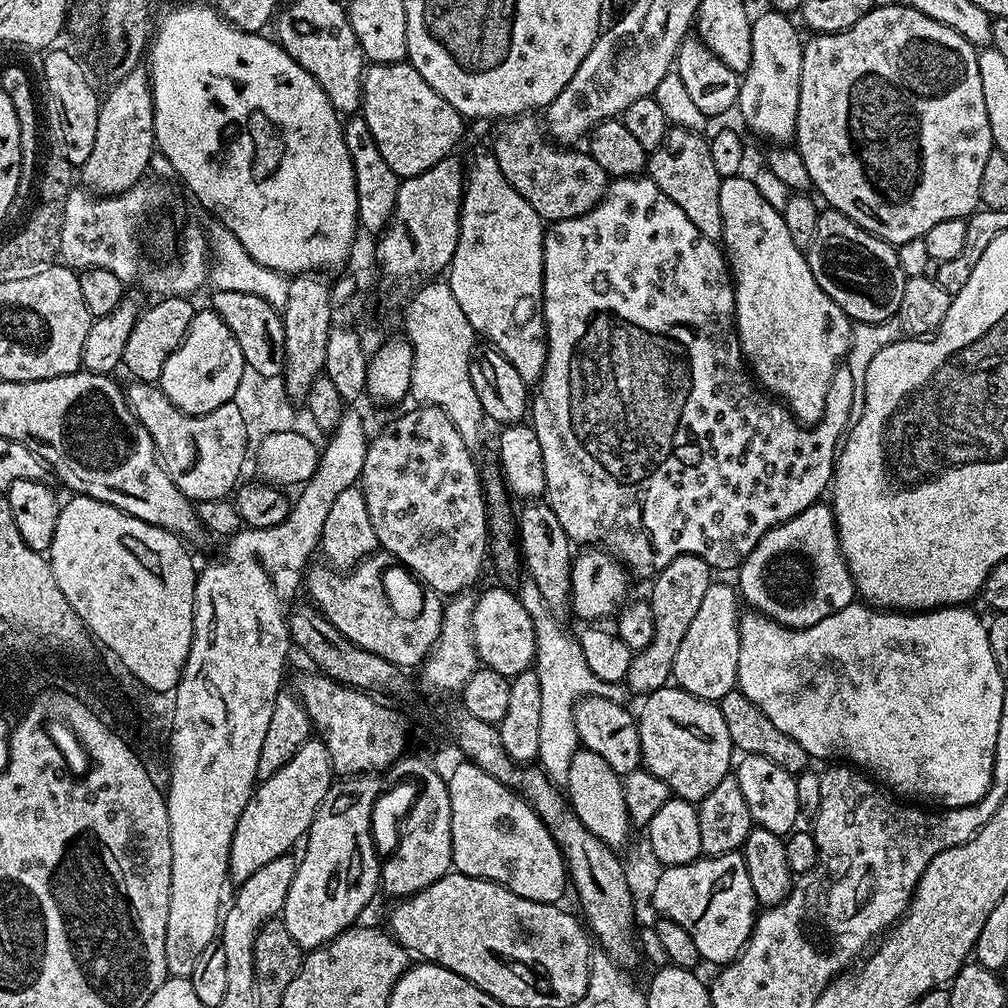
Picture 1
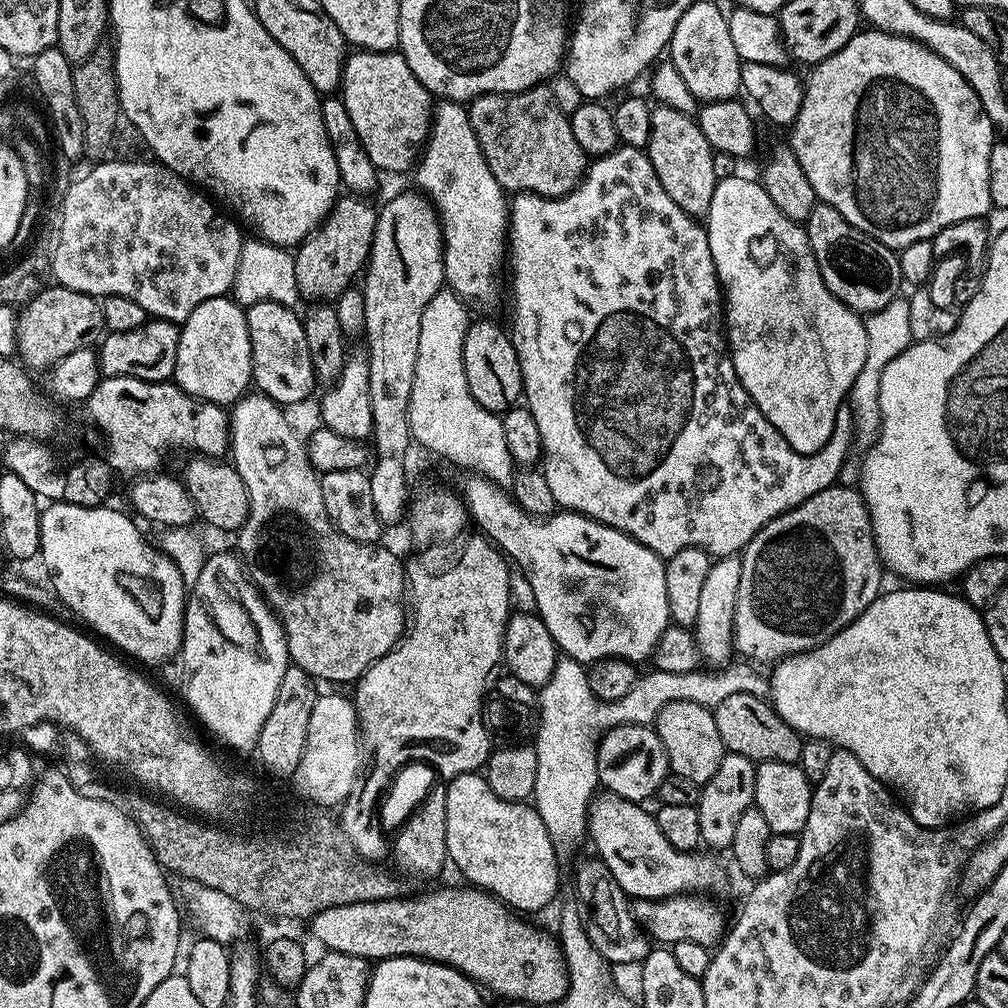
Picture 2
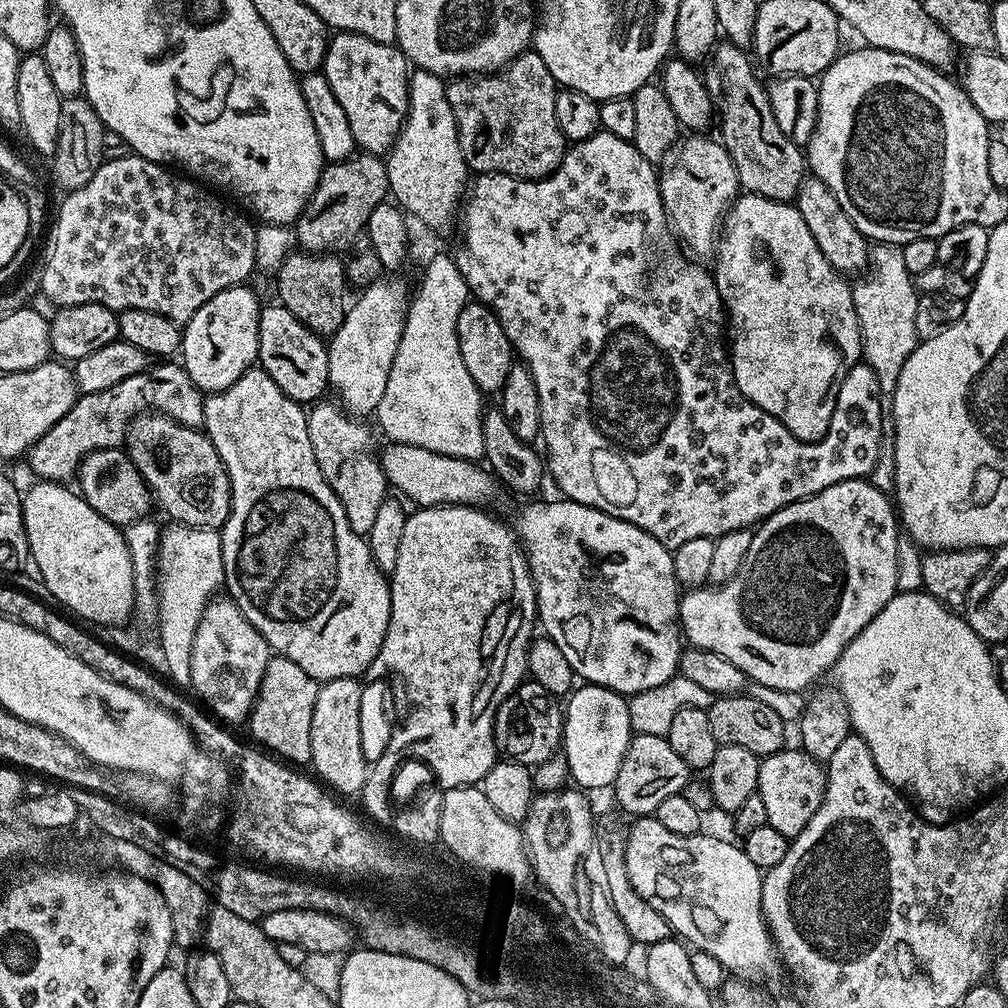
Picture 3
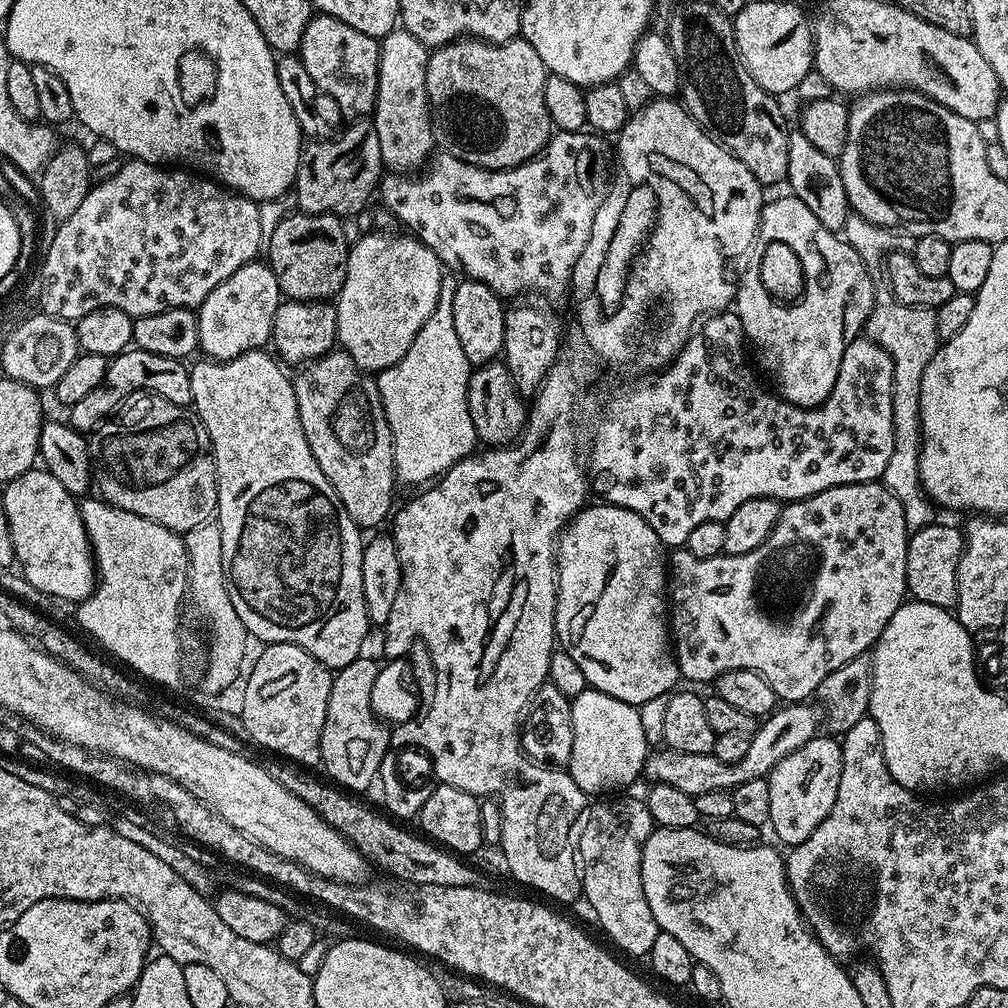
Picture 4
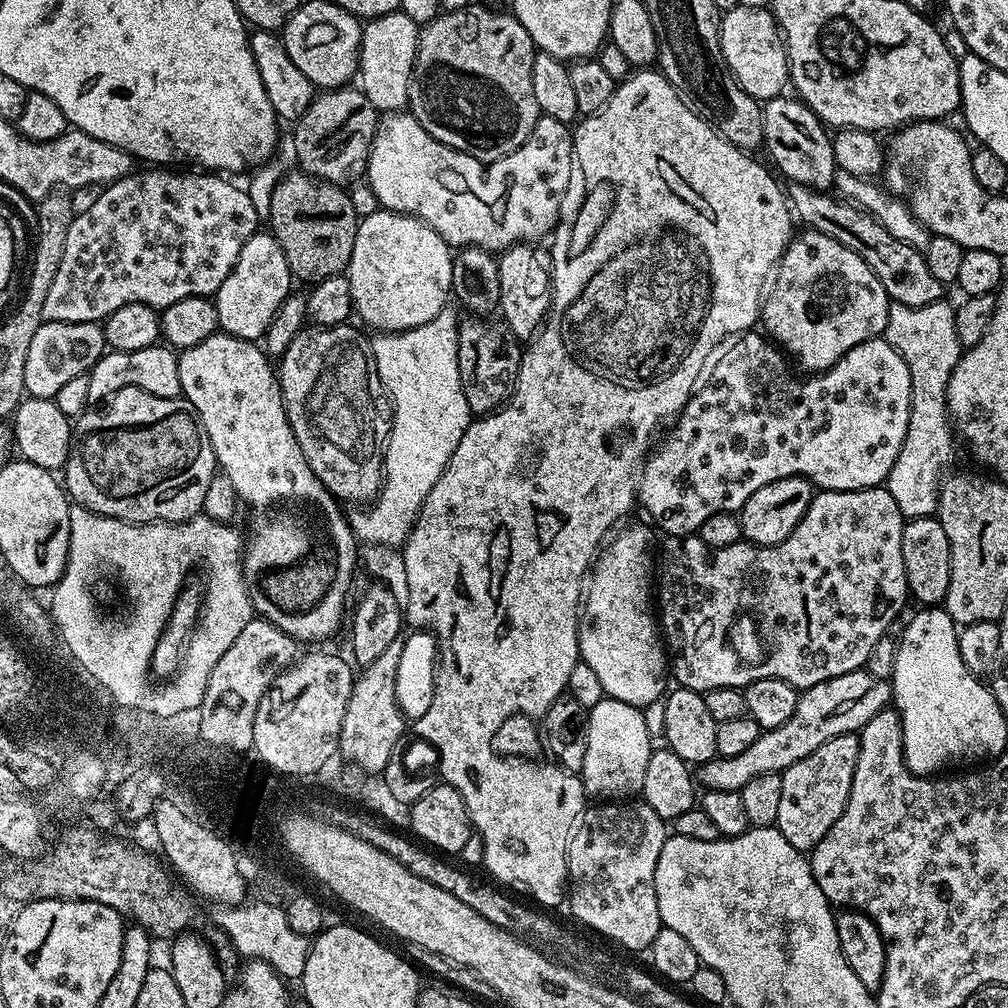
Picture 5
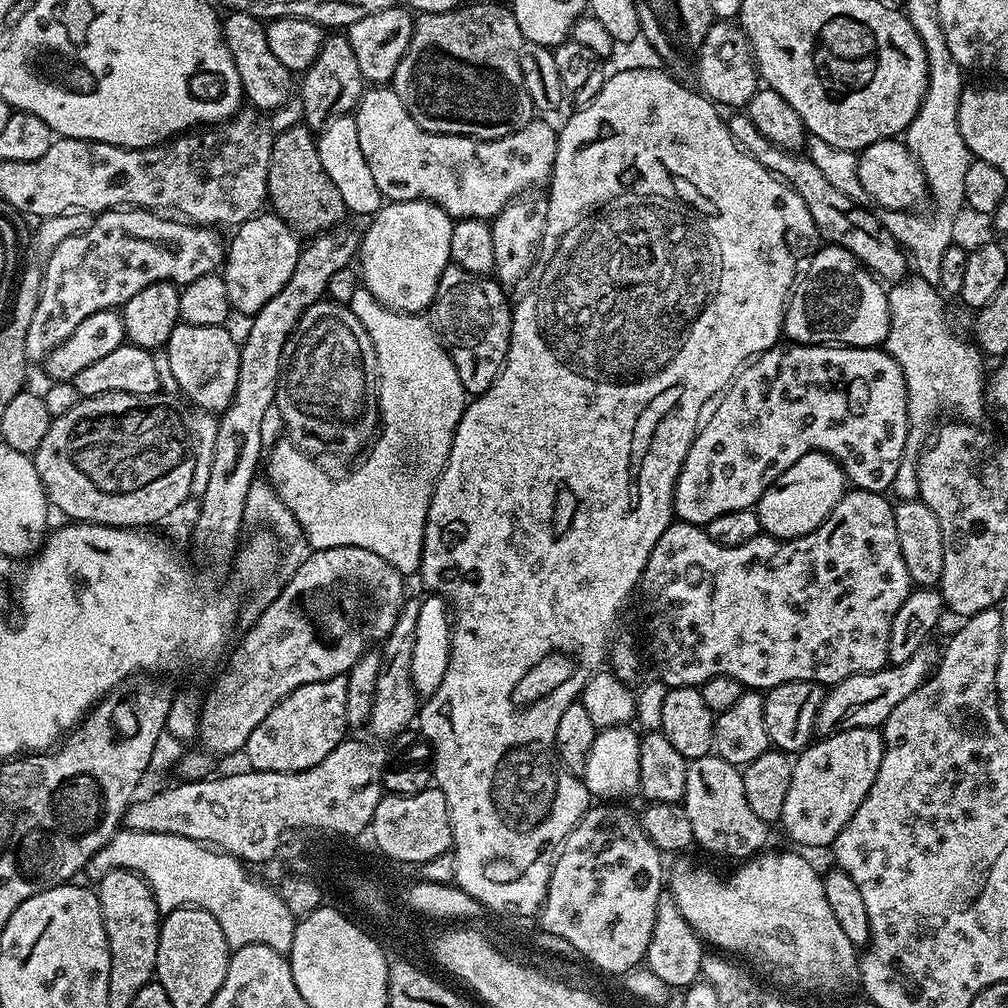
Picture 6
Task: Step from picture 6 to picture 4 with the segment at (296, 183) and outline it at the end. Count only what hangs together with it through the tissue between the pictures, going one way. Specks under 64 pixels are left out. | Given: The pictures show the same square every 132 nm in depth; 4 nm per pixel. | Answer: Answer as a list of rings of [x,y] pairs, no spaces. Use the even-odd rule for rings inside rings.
[[[296,210],[282,218],[266,239],[266,263],[274,270],[274,278],[278,278],[280,291],[287,299],[328,302],[340,295],[346,282],[350,247],[340,220],[331,212],[310,214]]]

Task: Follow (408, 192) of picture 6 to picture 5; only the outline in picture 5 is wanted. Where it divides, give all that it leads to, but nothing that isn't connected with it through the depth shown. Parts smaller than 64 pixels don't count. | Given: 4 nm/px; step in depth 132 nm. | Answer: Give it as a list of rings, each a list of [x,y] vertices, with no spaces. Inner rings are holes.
[[[384,114],[379,117],[372,149],[368,155],[366,183],[377,196],[381,209],[414,216],[430,226],[453,249],[485,248],[499,254],[515,244],[536,242],[560,220],[560,207],[568,196],[574,176],[573,129],[541,114],[530,138],[510,154],[487,162],[454,150],[434,138],[411,114]]]

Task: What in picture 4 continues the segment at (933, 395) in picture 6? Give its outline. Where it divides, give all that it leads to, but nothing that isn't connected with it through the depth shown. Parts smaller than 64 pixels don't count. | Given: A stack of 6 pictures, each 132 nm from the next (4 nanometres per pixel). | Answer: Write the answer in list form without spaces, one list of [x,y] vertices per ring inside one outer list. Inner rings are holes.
[[[880,290],[864,323],[863,335],[874,341],[886,354],[890,354],[890,362],[894,366],[894,382],[892,383],[892,417],[894,418],[894,450],[890,454],[890,462],[886,462],[886,470],[882,477],[885,488],[902,502],[902,514],[906,514],[906,526],[909,533],[930,526],[937,519],[934,507],[924,489],[920,487],[920,383],[922,370],[926,362],[934,358],[940,335],[936,329],[936,314],[929,307],[904,305],[891,290]]]

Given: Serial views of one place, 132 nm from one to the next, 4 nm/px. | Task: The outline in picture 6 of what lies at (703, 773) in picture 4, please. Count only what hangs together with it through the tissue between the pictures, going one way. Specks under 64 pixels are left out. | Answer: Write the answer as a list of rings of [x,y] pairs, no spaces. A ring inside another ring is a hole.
[[[927,647],[920,648],[910,662],[893,664],[879,668],[876,672],[854,674],[850,678],[838,681],[824,693],[824,700],[816,715],[815,735],[823,738],[833,736],[835,732],[851,728],[880,728],[890,718],[890,710],[898,706],[914,690],[924,685],[934,668],[934,656]]]

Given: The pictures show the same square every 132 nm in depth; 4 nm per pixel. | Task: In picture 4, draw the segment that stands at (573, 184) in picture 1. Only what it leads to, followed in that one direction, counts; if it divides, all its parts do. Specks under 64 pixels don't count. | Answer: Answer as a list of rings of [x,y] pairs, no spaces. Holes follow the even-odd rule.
[[[461,38],[452,40],[441,48],[435,49],[429,55],[426,66],[426,94],[428,95],[428,110],[432,114],[432,138],[437,145],[440,144],[445,153],[454,158],[458,158],[467,164],[473,164],[479,168],[513,168],[519,164],[525,164],[528,160],[533,160],[535,156],[543,152],[549,140],[554,135],[550,110],[546,110],[546,82],[549,78],[548,68],[538,58],[538,50],[530,46],[530,42],[523,38],[508,40],[504,44],[492,44],[489,40],[477,40],[475,38]]]

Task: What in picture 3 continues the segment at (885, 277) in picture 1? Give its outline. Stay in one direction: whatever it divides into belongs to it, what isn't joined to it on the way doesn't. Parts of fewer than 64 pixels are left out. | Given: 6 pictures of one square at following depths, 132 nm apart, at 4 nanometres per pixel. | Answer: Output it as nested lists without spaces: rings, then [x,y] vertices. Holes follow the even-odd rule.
[[[805,175],[798,186],[794,203],[806,226],[810,226],[810,234],[814,234],[814,242],[818,242],[818,250],[822,250],[826,262],[830,262],[830,266],[834,266],[836,272],[844,273],[845,277],[859,277],[865,271],[866,253],[870,244],[856,229],[854,222],[846,218],[846,210],[842,210],[842,206],[838,206],[838,198],[830,194],[830,186],[826,186],[826,182],[822,182],[817,176]]]

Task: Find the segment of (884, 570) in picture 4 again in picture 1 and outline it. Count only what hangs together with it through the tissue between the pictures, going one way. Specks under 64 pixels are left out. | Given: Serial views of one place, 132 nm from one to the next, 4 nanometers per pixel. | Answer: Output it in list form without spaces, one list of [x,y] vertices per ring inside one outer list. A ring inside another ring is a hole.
[[[824,502],[814,503],[794,518],[771,528],[760,539],[758,546],[750,550],[738,569],[738,575],[738,592],[743,603],[786,628],[814,628],[818,622],[822,622],[822,618],[830,618],[830,614],[838,614],[838,610],[853,604],[858,596],[856,584],[840,549],[836,516]]]

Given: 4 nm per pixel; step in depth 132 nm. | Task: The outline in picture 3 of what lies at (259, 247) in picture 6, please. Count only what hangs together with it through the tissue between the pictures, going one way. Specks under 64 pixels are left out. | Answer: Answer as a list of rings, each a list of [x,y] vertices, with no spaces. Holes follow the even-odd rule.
[[[236,284],[214,294],[214,298],[210,298],[210,302],[206,302],[206,306],[202,306],[202,310],[198,310],[198,314],[194,314],[194,318],[190,318],[190,322],[183,325],[182,363],[186,374],[190,374],[190,378],[200,387],[201,392],[211,394],[234,386],[234,382],[238,382],[238,378],[242,378],[242,374],[257,363],[260,354],[258,322],[261,307],[262,301],[248,289],[248,286]]]

